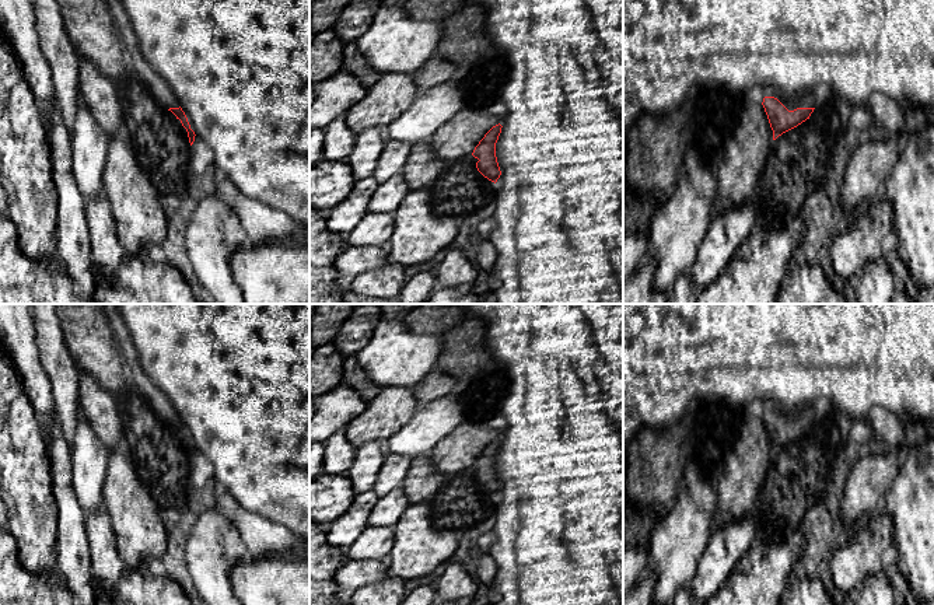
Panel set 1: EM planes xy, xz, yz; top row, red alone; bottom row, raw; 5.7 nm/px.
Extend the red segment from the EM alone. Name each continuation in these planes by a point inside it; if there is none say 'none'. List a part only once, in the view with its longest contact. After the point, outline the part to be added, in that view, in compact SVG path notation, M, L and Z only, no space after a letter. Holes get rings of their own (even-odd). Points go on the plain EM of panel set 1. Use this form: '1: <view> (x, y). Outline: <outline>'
1: yz (810, 413). Outline: M766 401L765 402L765 410L774 410L777 412L788 424L794 424L797 422L815 422L819 412L821 412L821 406L808 406L804 408L802 410L793 413L793 415L787 415L784 413L777 403L772 402L772 401Z

